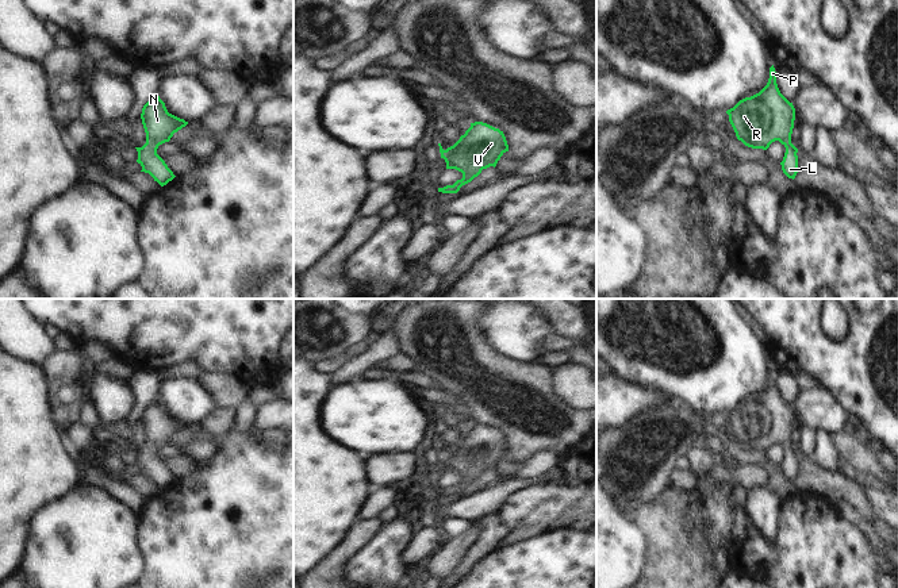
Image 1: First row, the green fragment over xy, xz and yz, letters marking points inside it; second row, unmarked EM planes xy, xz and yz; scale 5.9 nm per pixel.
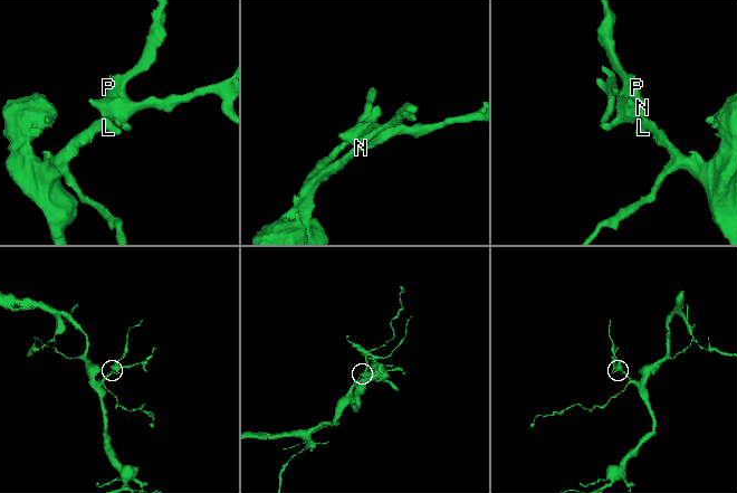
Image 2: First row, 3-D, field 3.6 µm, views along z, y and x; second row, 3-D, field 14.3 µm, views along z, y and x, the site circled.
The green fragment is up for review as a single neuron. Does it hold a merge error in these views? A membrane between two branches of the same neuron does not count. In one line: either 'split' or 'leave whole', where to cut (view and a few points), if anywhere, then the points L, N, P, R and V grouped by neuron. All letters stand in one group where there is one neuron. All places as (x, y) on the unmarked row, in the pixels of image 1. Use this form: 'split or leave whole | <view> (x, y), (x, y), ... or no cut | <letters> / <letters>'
leave whole | no cut | L N P R V

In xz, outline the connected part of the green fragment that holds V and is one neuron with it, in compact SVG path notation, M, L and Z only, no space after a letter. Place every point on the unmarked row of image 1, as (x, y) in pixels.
M483 424L471 426L465 437L446 453L442 451L441 446L438 449L441 461L446 465L446 472L456 472L463 476L463 481L453 488L438 491L438 495L442 496L457 496L483 472L495 470L500 460L509 454L503 434Z

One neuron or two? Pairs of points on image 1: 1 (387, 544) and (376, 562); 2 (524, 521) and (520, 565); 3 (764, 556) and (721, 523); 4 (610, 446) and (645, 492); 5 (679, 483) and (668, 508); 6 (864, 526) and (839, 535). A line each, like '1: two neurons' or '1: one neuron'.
1: one neuron
2: two neurons
3: one neuron
4: one neuron
5: two neurons
6: two neurons

